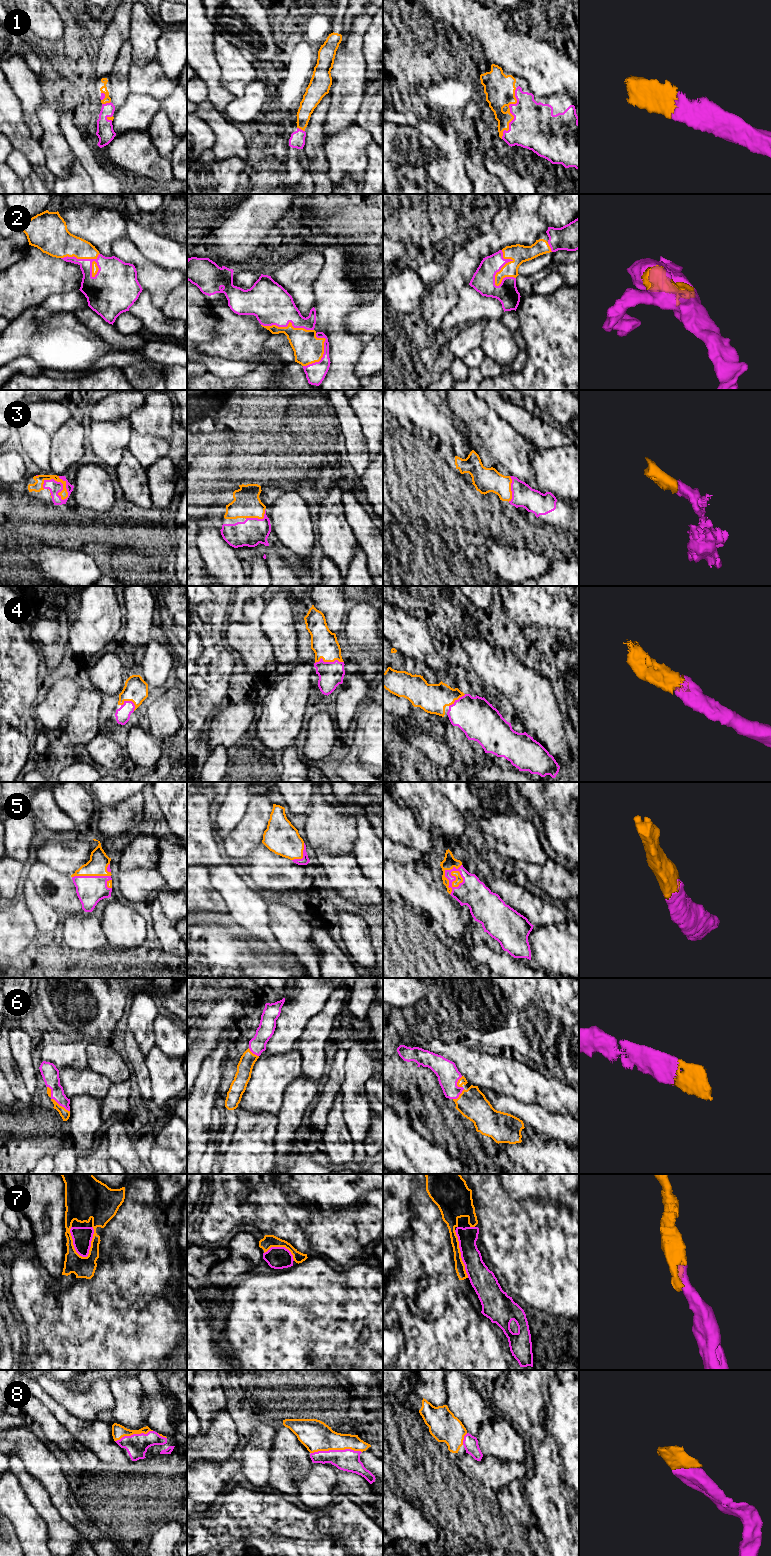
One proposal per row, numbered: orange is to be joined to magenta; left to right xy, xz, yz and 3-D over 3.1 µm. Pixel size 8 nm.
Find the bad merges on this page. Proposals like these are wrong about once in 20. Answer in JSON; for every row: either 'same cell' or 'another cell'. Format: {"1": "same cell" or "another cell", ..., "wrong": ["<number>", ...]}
{"1": "same cell", "2": "same cell", "3": "same cell", "4": "same cell", "5": "same cell", "6": "same cell", "7": "same cell", "8": "same cell", "wrong": []}

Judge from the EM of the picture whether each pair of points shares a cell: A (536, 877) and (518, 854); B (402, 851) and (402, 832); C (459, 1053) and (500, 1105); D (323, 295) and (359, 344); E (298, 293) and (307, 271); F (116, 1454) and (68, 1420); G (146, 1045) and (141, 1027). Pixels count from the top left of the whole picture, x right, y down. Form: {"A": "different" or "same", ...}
{"A": "different", "B": "different", "C": "different", "D": "same", "E": "same", "F": "same", "G": "same"}

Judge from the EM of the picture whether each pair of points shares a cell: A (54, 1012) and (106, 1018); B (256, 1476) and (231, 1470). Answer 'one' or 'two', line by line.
A: one
B: two

